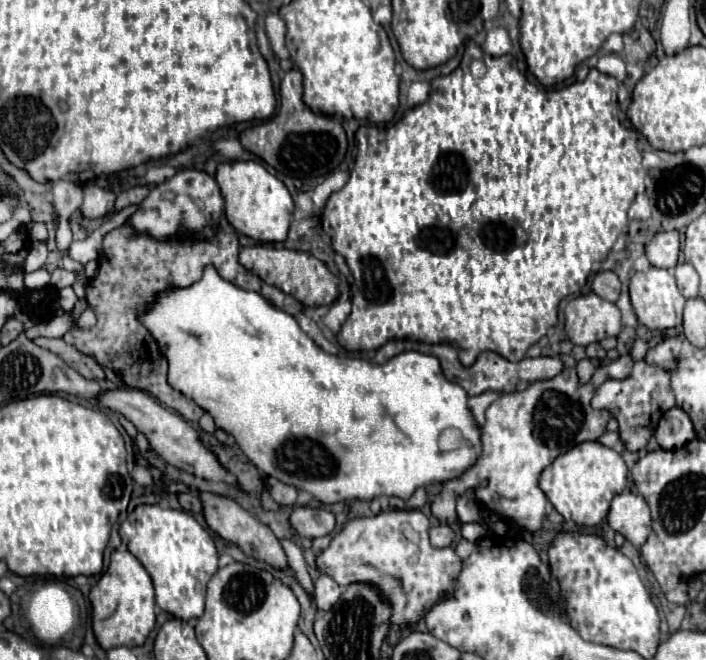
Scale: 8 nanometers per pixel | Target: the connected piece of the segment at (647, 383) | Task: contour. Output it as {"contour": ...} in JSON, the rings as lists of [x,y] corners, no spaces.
{"contour":[[[636,361],[634,369],[628,379],[624,381],[606,381],[602,383],[592,397],[594,409],[608,409],[620,423],[620,437],[628,451],[640,451],[648,445],[648,439],[654,435],[656,423],[662,417],[662,413],[670,407],[674,407],[674,395],[670,389],[668,373],[656,365],[648,365],[646,361]]]}

